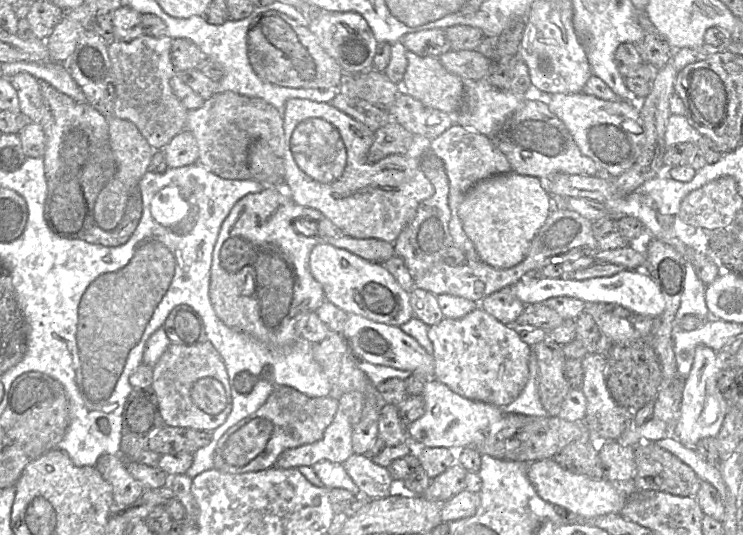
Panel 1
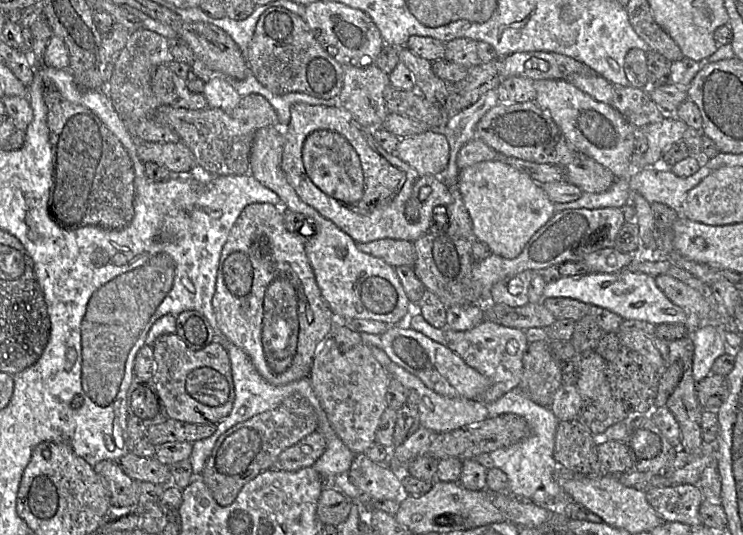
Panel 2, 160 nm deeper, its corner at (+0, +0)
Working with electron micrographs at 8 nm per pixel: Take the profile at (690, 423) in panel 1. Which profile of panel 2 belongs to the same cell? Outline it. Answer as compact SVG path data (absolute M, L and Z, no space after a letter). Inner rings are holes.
M627 268L612 273L590 272L581 276L561 277L555 282L547 283L543 298L558 297L599 306L618 314L623 319L647 321L656 326L663 323L685 324L689 319L688 314L674 304L657 286L655 277L633 272Z

